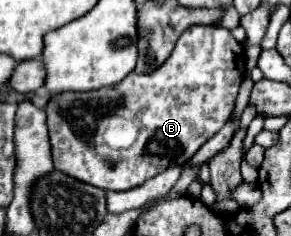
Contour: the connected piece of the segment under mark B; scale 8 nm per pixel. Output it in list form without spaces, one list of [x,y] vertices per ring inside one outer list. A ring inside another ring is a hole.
[[[192,25],[180,35],[168,61],[152,73],[130,73],[124,81],[120,81],[120,85],[96,91],[64,91],[52,95],[44,111],[48,119],[54,167],[94,187],[106,191],[126,191],[142,185],[168,167],[186,163],[228,121],[244,71],[244,49],[228,29]]]

